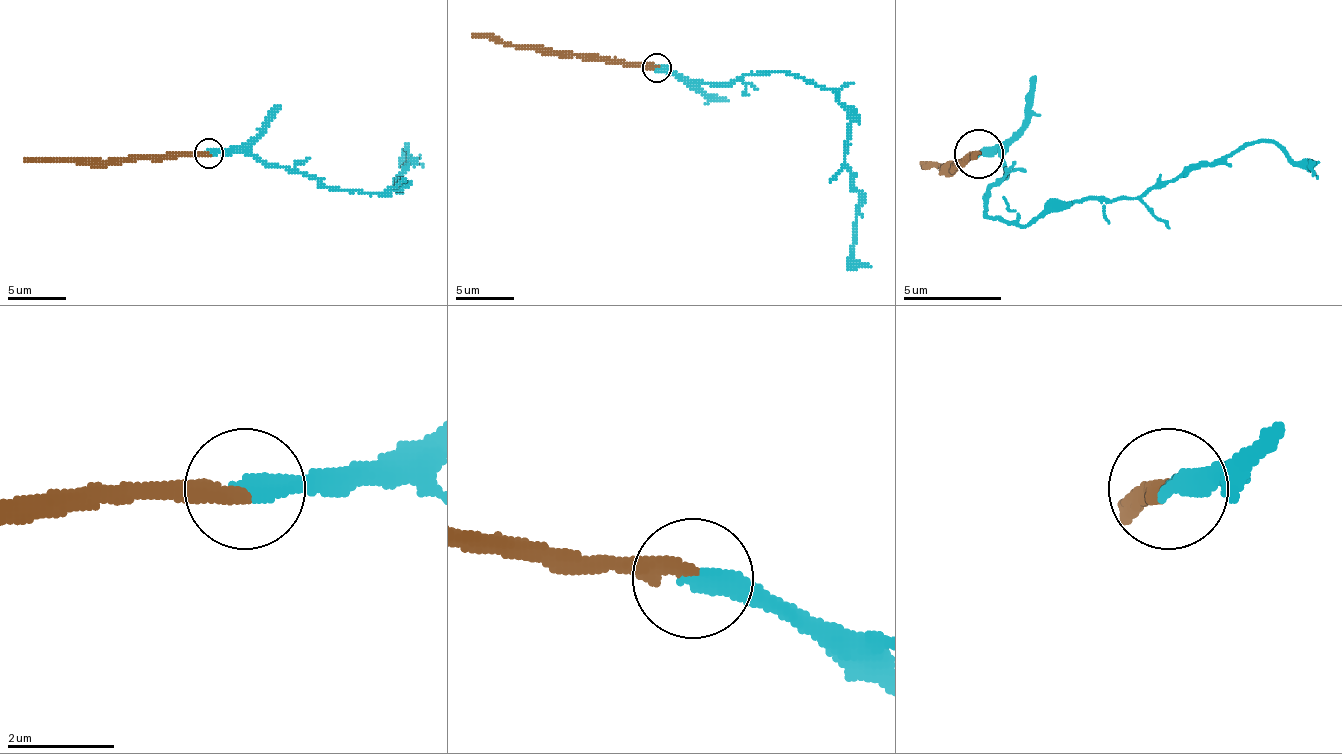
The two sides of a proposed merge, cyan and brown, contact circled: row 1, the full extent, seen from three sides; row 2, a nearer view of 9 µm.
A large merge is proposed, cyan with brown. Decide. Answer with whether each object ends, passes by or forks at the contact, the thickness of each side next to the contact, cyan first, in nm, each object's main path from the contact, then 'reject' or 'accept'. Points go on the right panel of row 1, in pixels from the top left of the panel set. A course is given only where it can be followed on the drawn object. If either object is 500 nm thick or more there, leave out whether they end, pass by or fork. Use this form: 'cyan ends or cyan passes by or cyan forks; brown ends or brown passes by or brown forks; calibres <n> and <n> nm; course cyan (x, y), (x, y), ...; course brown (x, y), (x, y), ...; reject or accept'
cyan ends; brown ends; calibres 300 and 280 nm; course cyan (980, 153), (1004, 158), (985, 212), (1024, 226), (1063, 202), (1142, 197), (1250, 143), (1274, 143), (1313, 177); course brown (975, 153), (955, 167), (921, 163); accept

